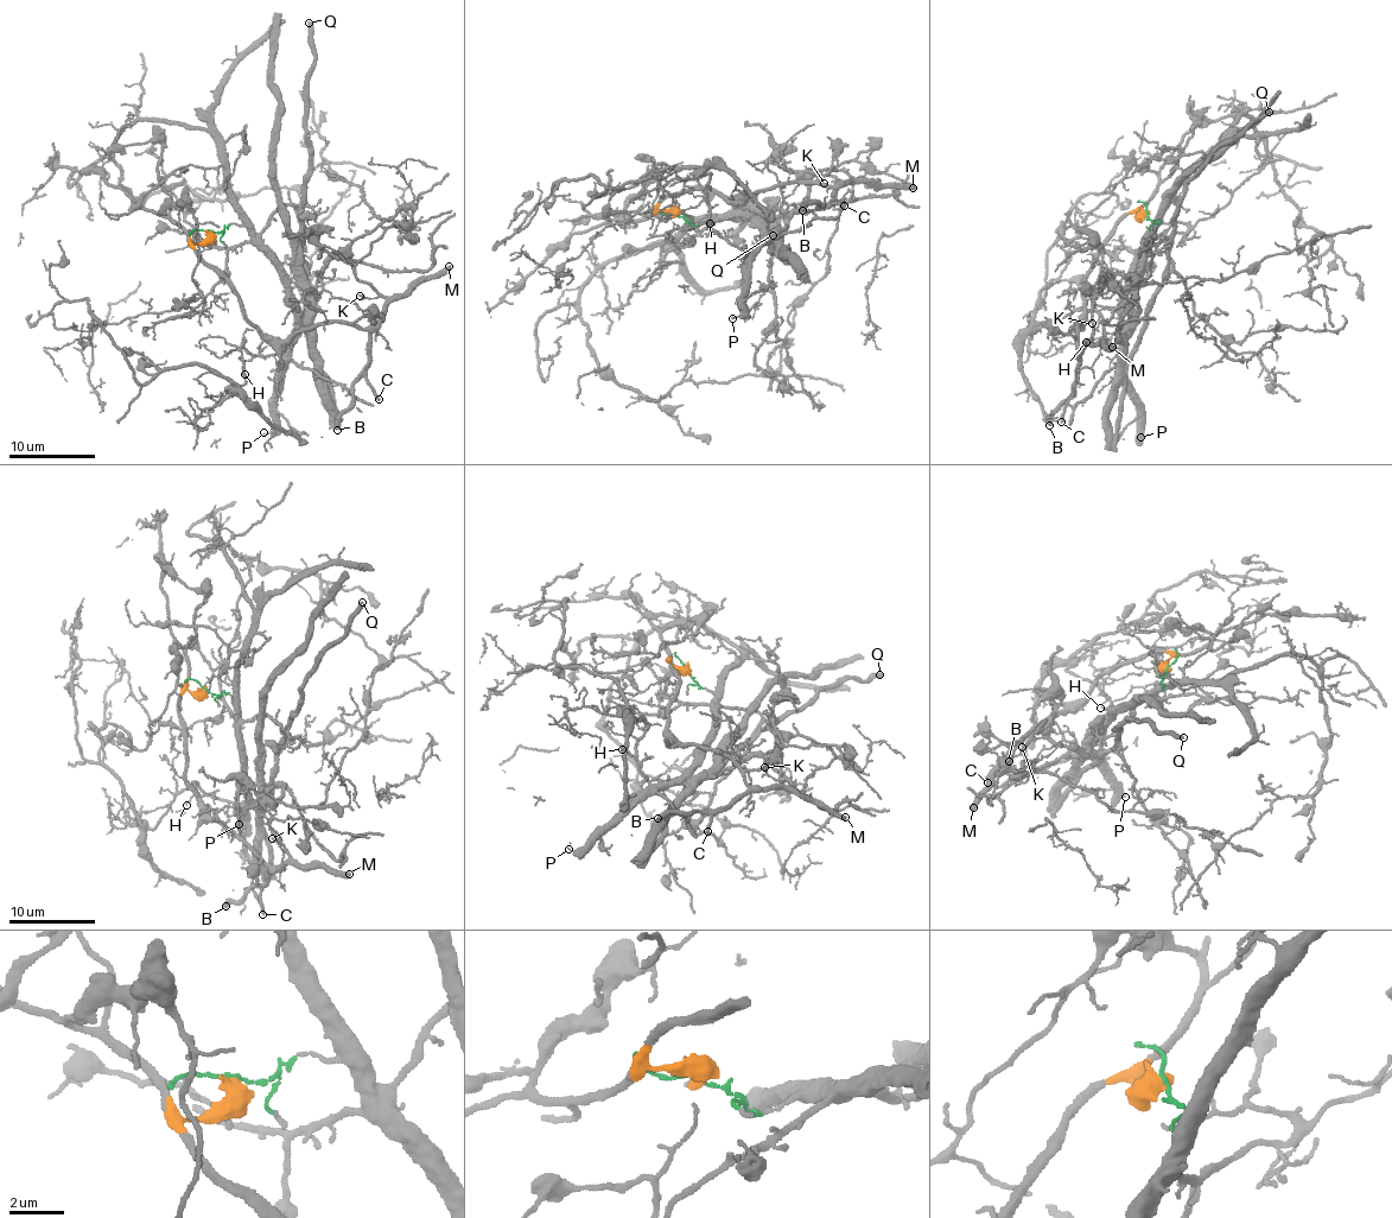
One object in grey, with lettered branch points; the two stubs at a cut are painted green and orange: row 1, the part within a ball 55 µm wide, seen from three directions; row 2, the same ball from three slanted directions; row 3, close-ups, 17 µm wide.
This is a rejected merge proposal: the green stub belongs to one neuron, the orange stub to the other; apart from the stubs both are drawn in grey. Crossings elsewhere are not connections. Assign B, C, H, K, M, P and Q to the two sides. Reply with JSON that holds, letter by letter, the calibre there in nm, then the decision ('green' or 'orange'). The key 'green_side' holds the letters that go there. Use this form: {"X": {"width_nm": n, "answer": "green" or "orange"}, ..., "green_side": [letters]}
{"B": {"width_nm": 240, "answer": "orange"}, "C": {"width_nm": 240, "answer": "orange"}, "H": {"width_nm": 110, "answer": "green"}, "K": {"width_nm": 100, "answer": "orange"}, "M": {"width_nm": 460, "answer": "orange"}, "P": {"width_nm": 110, "answer": "green"}, "Q": {"width_nm": 360, "answer": "green"}, "green_side": ["H", "P", "Q"]}

